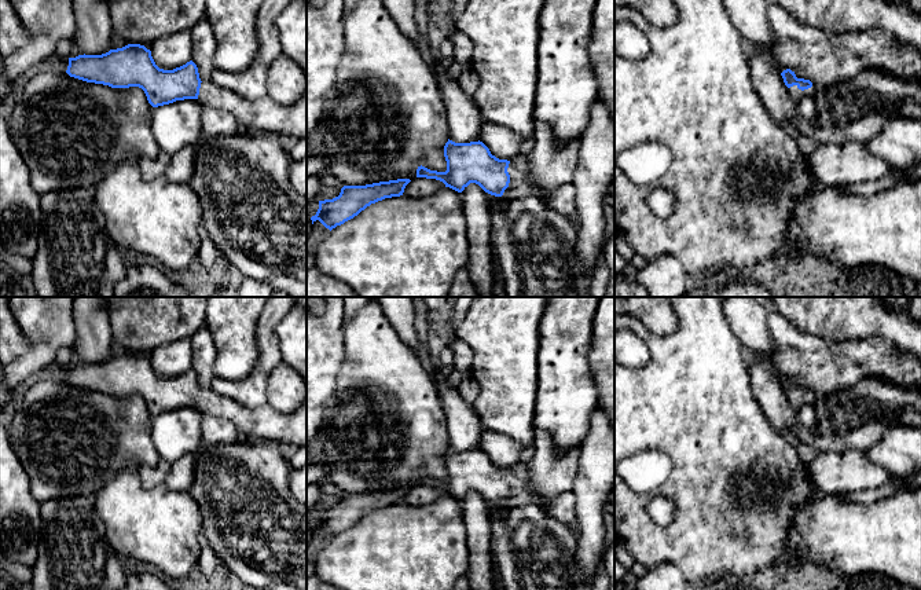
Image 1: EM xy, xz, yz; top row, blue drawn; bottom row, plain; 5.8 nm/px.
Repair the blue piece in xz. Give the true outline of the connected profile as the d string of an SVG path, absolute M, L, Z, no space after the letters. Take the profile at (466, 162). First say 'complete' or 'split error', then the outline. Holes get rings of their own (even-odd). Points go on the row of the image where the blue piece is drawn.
split error; M448 139L444 146L447 171L437 172L418 166L417 177L436 179L458 193L470 183L478 184L485 193L509 199L532 198L533 186L526 179L528 157L511 161L491 154L482 142L455 143Z

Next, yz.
split error; M790 69L784 70L781 76L796 103L807 95L817 96L825 89L821 84L812 84L810 80L797 78Z

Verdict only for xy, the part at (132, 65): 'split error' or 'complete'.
split error

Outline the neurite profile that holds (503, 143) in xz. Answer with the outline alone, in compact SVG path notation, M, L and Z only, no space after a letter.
M484 121L480 142L482 142L499 160L511 161L520 155L522 136L509 128Z

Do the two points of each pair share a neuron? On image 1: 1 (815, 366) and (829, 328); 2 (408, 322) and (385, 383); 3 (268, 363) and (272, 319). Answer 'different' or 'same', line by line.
1: different
2: different
3: same

